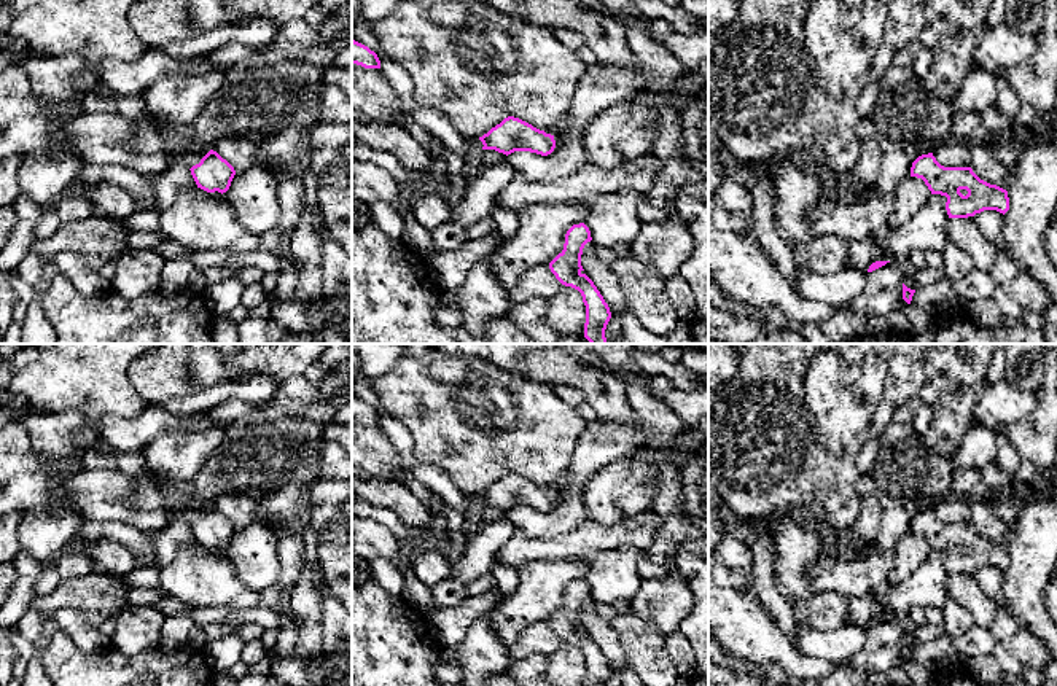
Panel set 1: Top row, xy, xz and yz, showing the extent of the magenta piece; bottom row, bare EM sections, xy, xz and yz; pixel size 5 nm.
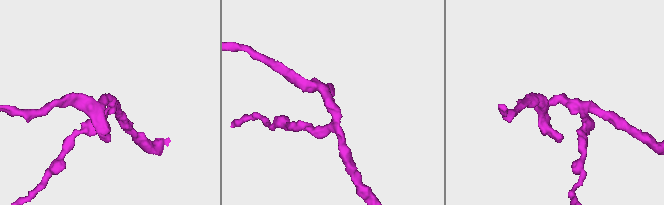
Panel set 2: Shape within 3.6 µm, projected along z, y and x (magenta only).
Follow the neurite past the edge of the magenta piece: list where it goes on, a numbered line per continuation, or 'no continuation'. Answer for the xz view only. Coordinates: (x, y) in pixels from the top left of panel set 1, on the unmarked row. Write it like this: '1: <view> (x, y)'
no continuation

